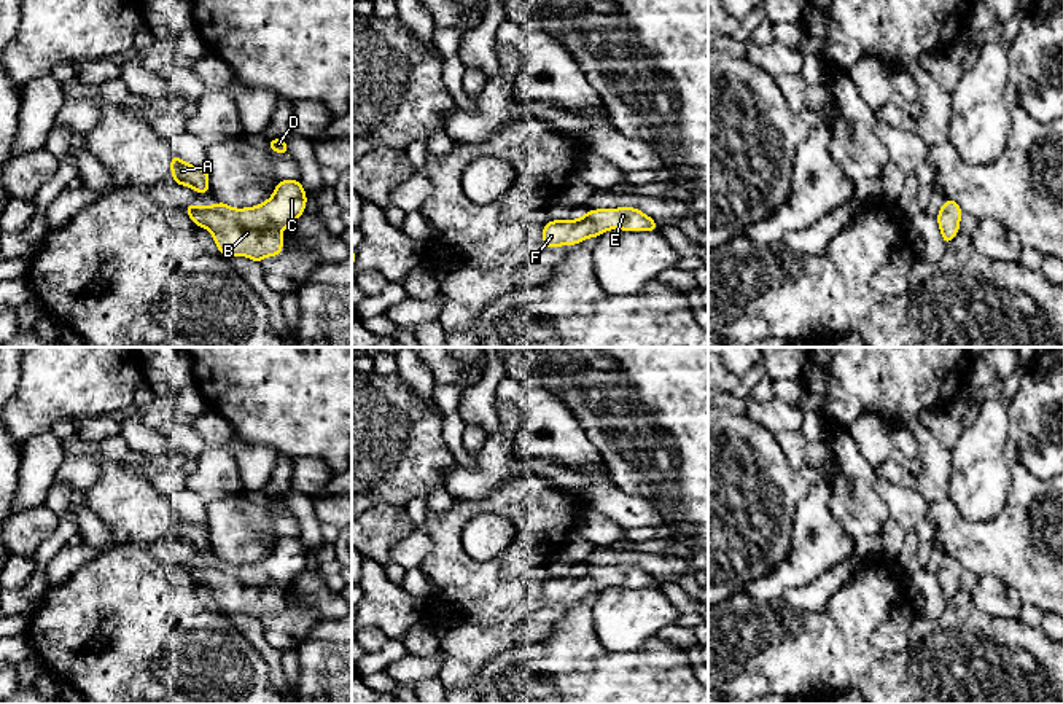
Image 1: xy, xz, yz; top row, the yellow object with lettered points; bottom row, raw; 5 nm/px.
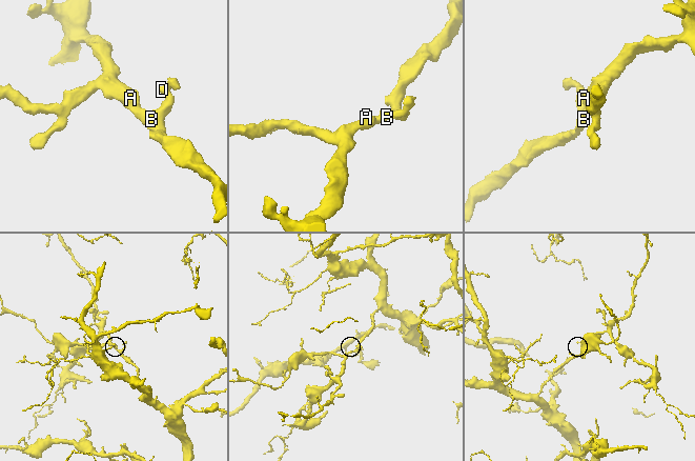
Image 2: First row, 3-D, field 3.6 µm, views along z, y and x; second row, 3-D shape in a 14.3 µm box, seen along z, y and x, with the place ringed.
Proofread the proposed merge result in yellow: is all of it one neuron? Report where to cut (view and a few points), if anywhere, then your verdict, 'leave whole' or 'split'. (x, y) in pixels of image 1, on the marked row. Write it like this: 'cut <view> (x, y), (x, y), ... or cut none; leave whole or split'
cut none; leave whole

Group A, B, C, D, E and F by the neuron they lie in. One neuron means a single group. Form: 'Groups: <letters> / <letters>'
Groups: A B C D E F

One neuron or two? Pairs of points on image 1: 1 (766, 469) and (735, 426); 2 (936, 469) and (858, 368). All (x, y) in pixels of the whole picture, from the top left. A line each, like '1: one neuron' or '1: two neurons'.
1: one neuron
2: one neuron

